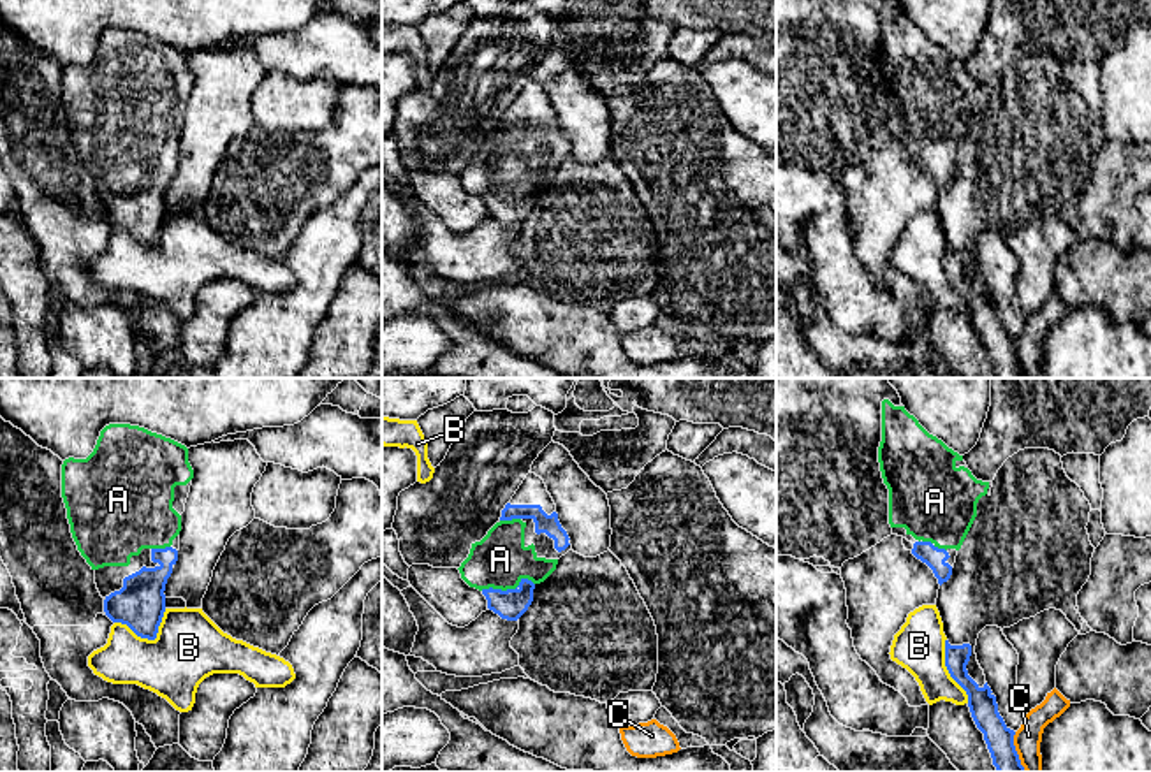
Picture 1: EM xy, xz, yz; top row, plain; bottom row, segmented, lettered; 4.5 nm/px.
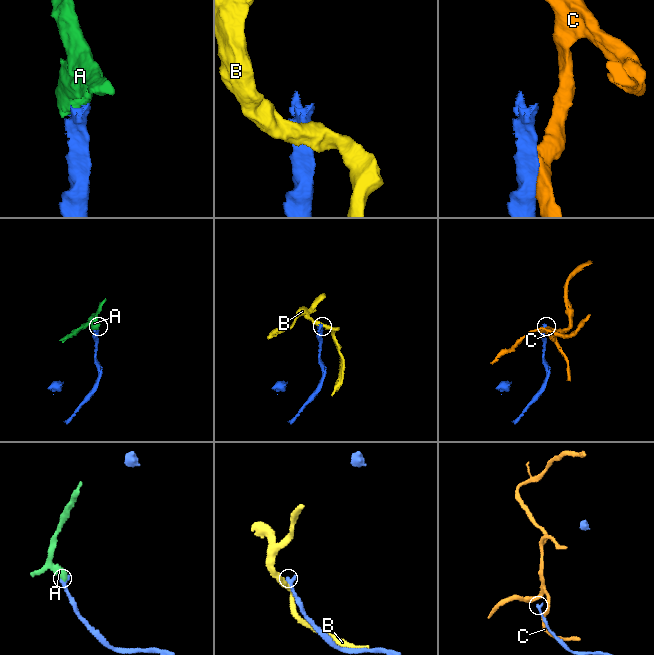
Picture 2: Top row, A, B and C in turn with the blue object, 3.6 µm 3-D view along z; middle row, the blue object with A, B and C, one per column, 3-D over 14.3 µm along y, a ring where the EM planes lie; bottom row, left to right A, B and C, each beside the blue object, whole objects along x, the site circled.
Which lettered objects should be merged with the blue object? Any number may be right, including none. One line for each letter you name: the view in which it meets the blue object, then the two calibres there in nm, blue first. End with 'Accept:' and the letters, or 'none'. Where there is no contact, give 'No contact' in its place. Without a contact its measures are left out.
A: Touches blue in xz. Thickness 140 nm (blue) against 260 nm
Accept: A

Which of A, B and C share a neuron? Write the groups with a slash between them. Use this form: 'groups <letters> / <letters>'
groups A / B / C

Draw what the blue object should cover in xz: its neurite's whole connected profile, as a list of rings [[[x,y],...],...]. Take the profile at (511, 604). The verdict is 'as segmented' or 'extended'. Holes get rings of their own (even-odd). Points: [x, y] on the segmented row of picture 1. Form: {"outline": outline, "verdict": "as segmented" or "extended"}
{"outline": [[[521,579],[516,589],[482,589],[488,600],[488,608],[498,614],[502,619],[517,621],[533,601],[535,584],[528,579]]], "verdict": "as segmented"}

